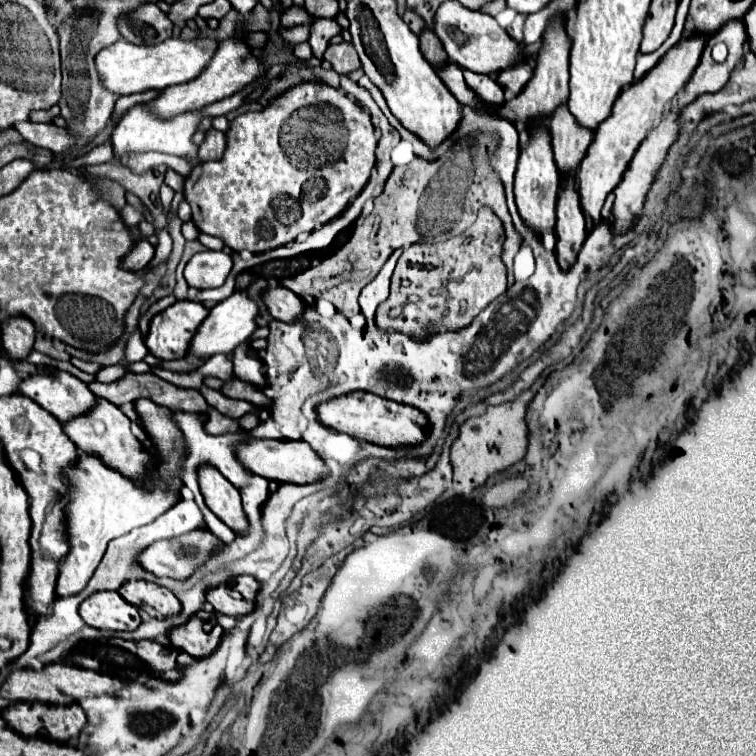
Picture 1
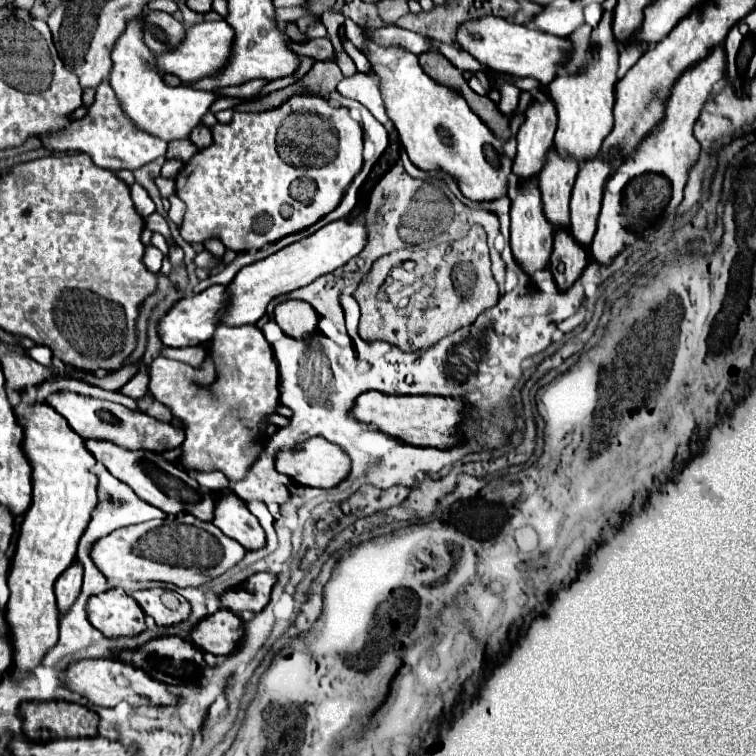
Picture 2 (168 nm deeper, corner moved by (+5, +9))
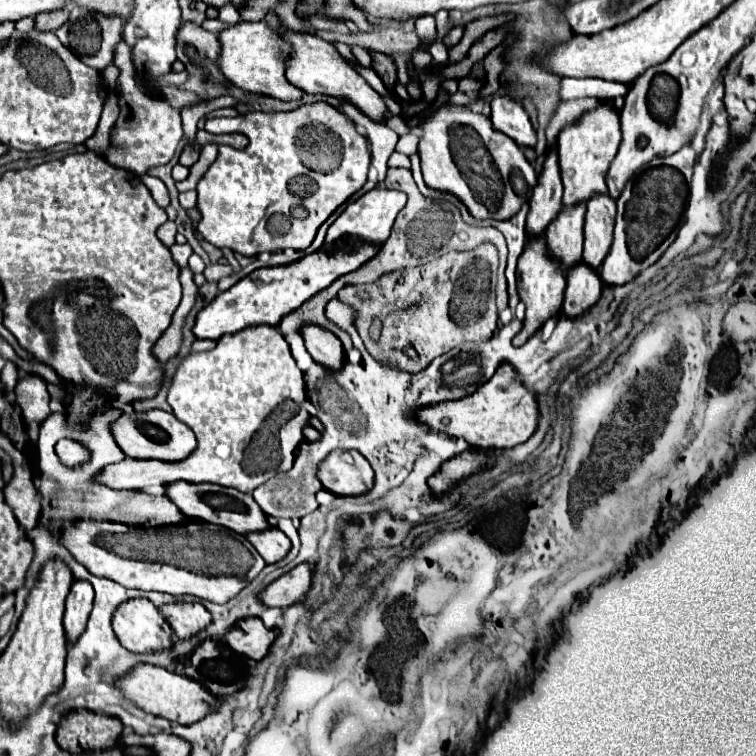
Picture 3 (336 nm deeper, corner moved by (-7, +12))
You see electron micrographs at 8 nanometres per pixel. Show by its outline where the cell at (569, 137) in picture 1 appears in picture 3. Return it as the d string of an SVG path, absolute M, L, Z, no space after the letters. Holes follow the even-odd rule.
M572 204L572 208L562 206L560 216L552 220L546 228L546 242L558 260L562 260L564 268L570 268L578 260L582 260L582 226L584 226L586 204Z

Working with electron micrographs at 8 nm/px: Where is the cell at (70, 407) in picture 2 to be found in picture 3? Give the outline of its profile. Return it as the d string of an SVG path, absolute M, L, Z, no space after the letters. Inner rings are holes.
M132 410L132 422L128 420L114 420L110 424L110 432L120 446L120 450L130 458L152 458L152 460L184 460L192 448L196 448L194 432L180 422L174 414L164 410L148 410L148 412L136 412Z

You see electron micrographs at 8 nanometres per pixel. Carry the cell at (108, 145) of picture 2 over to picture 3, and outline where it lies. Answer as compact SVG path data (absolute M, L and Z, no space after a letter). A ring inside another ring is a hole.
M124 42L118 44L116 48L114 64L120 70L118 76L120 116L110 130L110 144L104 152L104 158L108 160L108 164L116 168L124 168L140 176L146 174L150 168L168 164L172 160L176 146L182 140L182 122L180 122L180 114L174 108L170 108L156 92L144 88L142 80L134 72L130 48Z

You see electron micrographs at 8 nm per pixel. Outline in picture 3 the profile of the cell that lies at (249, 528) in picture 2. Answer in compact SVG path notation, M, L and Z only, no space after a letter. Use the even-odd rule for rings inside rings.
M274 526L266 528L264 532L250 532L246 538L260 552L260 556L266 560L266 564L274 564L274 562L282 560L292 546L288 536Z

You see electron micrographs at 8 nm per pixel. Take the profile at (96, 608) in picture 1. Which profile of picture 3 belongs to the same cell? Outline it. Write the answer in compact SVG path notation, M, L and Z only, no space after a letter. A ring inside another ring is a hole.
M132 598L120 604L112 616L112 628L130 652L152 652L172 644L170 624L146 598Z

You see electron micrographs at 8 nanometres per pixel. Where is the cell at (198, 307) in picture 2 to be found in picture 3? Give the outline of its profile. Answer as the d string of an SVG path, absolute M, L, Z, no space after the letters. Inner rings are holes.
M362 244L362 246L354 246L354 248L344 248L344 250L338 248L332 254L324 254L318 250L318 252L308 254L302 260L292 262L288 266L258 268L250 276L236 282L226 292L220 292L210 304L206 304L196 316L192 334L196 338L218 340L222 334L232 334L246 326L256 326L256 324L276 326L284 314L296 310L300 304L304 304L316 292L330 286L336 278L360 268L376 252L378 252L378 246Z

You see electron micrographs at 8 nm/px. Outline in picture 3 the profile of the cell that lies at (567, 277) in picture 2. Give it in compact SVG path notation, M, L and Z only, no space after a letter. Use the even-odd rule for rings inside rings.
M578 262L566 272L566 292L562 312L568 318L576 318L594 306L602 292L602 280L598 272L586 262Z

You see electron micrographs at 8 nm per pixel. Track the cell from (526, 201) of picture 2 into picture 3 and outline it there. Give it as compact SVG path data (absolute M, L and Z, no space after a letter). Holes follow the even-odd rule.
M532 236L532 240L528 240L524 252L518 258L518 292L520 300L526 304L526 318L524 330L514 338L514 346L522 346L534 330L538 330L554 312L562 310L560 304L564 296L564 264L548 252L544 236Z

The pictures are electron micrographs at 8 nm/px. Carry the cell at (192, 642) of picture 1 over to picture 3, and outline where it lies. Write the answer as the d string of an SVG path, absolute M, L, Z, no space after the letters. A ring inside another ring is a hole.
M248 618L240 620L238 626L232 626L224 638L234 652L240 652L252 660L262 660L276 636L276 628L266 628L260 618Z

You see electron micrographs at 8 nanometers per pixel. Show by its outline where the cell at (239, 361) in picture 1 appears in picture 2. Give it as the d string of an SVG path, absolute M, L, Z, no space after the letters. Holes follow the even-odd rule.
M218 325L208 345L206 359L202 361L200 367L192 367L162 355L156 357L150 367L150 393L154 395L156 401L160 401L172 411L172 415L182 423L186 431L186 439L180 449L178 463L184 469L222 471L230 483L236 483L246 477L248 469L264 451L262 441L268 435L268 423L264 421L266 417L274 415L280 405L278 365L274 361L270 343L266 341L264 333L256 325L240 325L240 327Z

